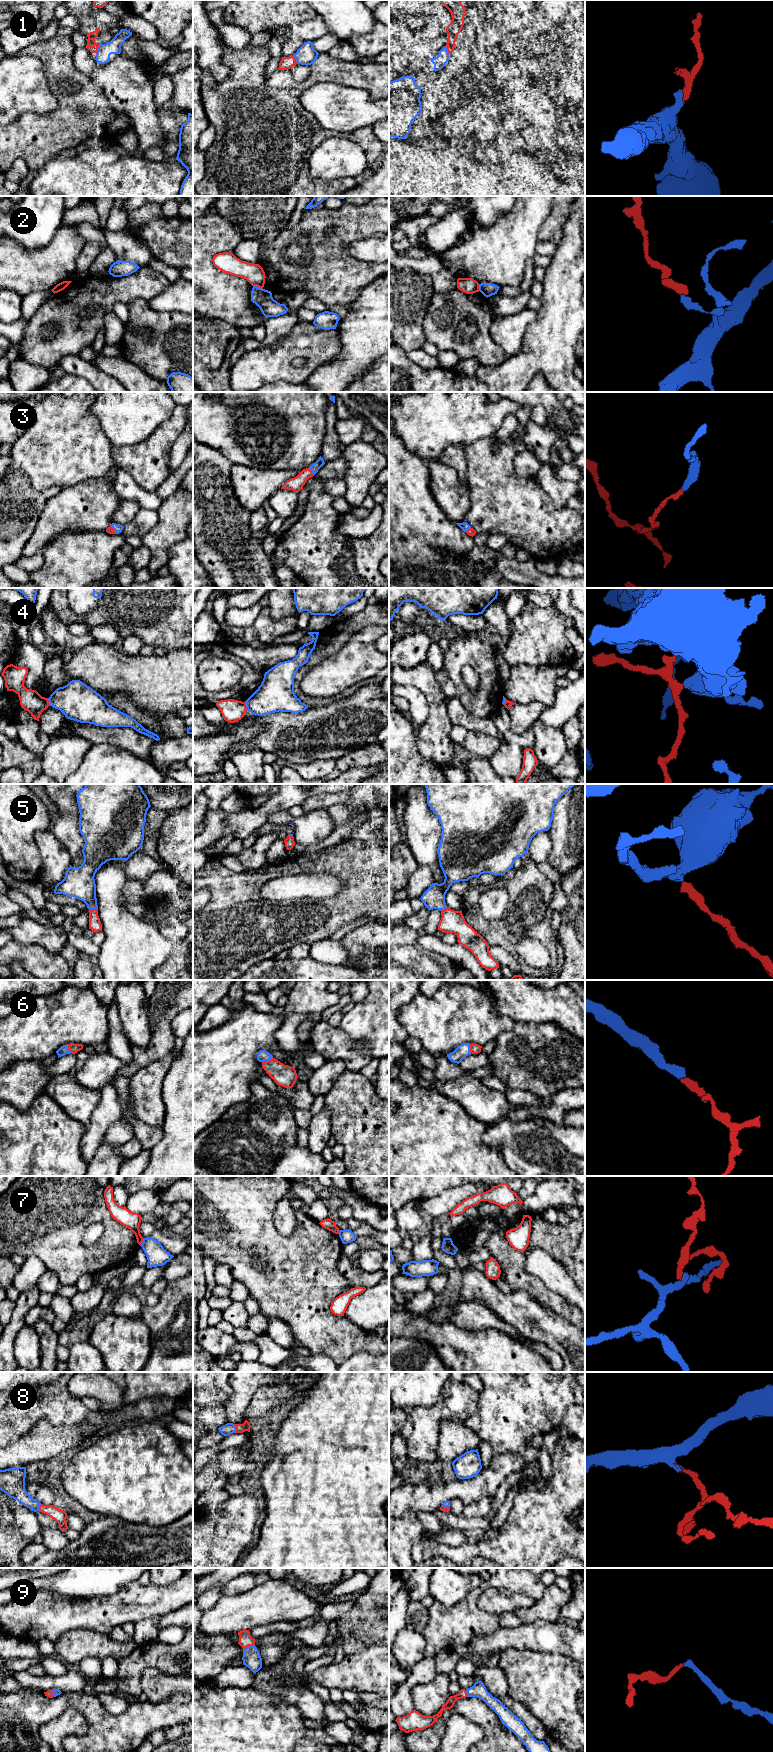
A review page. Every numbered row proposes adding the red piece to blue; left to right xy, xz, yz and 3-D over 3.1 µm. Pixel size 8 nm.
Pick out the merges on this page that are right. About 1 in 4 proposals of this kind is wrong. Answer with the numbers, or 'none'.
1, 3, 5, 6, 8, 9

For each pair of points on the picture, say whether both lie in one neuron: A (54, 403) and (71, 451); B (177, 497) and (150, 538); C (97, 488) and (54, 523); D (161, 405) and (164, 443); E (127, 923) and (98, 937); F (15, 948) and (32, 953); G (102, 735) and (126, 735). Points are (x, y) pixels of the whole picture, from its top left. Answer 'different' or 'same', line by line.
A: same
B: same
C: same
D: different
E: different
F: same
G: same

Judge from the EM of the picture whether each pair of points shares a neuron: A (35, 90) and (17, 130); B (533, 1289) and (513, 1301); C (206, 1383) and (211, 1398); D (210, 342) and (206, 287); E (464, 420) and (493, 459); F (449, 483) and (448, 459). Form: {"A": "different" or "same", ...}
{"A": "different", "B": "different", "C": "different", "D": "different", "E": "different", "F": "different"}

